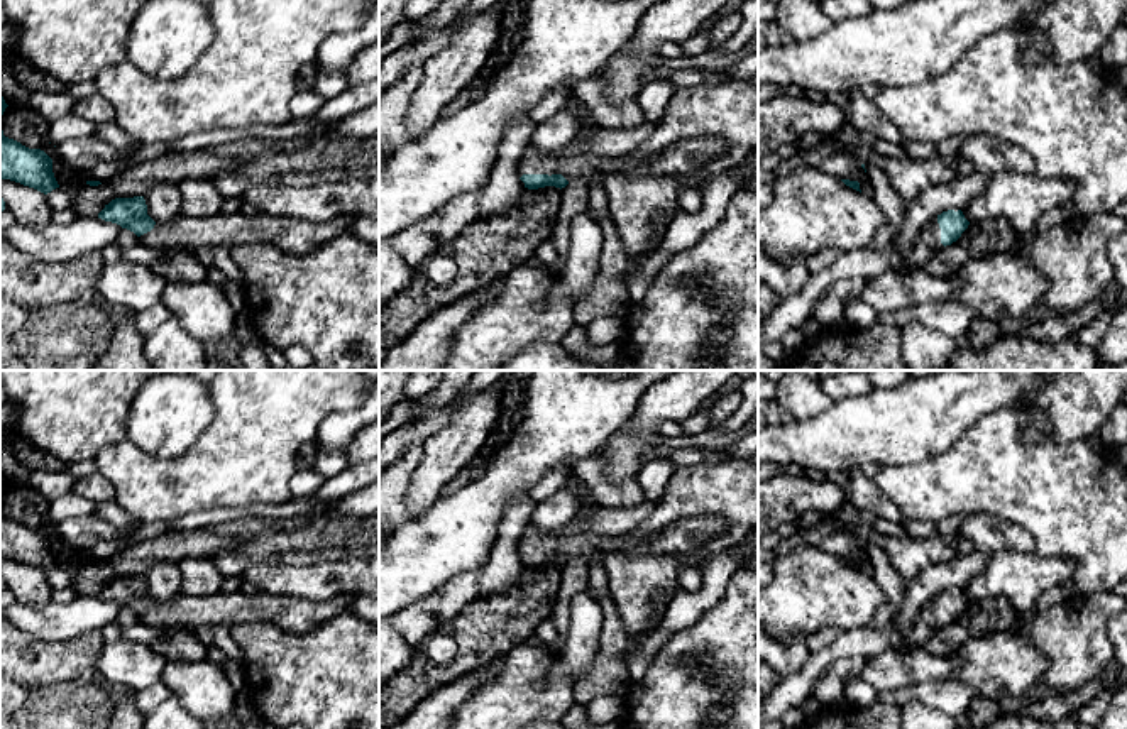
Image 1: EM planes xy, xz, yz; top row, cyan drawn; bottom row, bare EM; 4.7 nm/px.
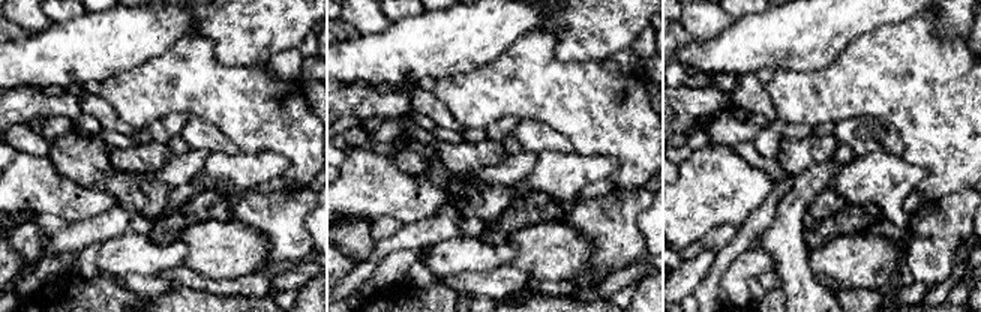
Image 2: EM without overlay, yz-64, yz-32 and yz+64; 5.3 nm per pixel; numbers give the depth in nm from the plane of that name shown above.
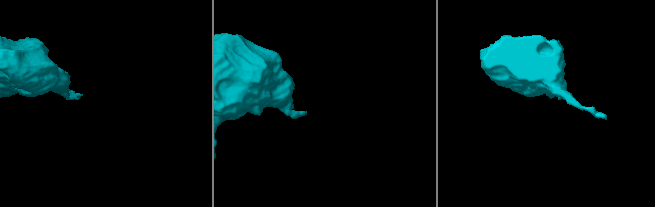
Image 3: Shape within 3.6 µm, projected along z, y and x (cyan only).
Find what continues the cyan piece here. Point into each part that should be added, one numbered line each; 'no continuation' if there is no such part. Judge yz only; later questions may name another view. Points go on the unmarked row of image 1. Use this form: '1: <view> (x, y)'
1: yz (931, 613)

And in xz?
1: xz (691, 533)

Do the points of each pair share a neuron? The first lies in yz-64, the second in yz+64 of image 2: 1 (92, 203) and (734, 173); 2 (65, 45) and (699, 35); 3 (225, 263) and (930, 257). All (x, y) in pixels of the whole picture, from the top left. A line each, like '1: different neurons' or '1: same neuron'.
1: same neuron
2: different neurons
3: different neurons

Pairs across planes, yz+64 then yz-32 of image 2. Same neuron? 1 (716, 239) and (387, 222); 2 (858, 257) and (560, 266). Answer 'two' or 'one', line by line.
1: one
2: one

